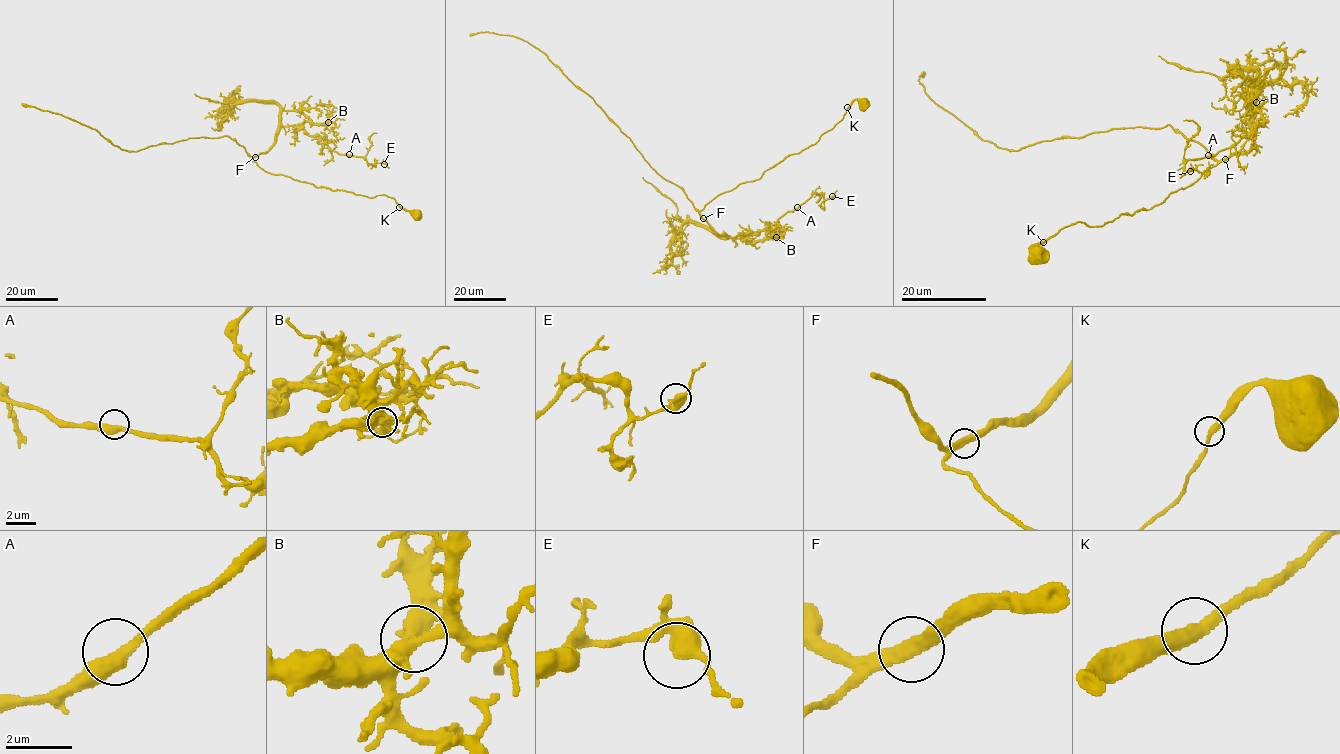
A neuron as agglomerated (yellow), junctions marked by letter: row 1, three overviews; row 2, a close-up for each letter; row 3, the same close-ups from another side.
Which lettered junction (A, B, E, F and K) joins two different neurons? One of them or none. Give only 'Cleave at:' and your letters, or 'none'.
Cleave at: none

